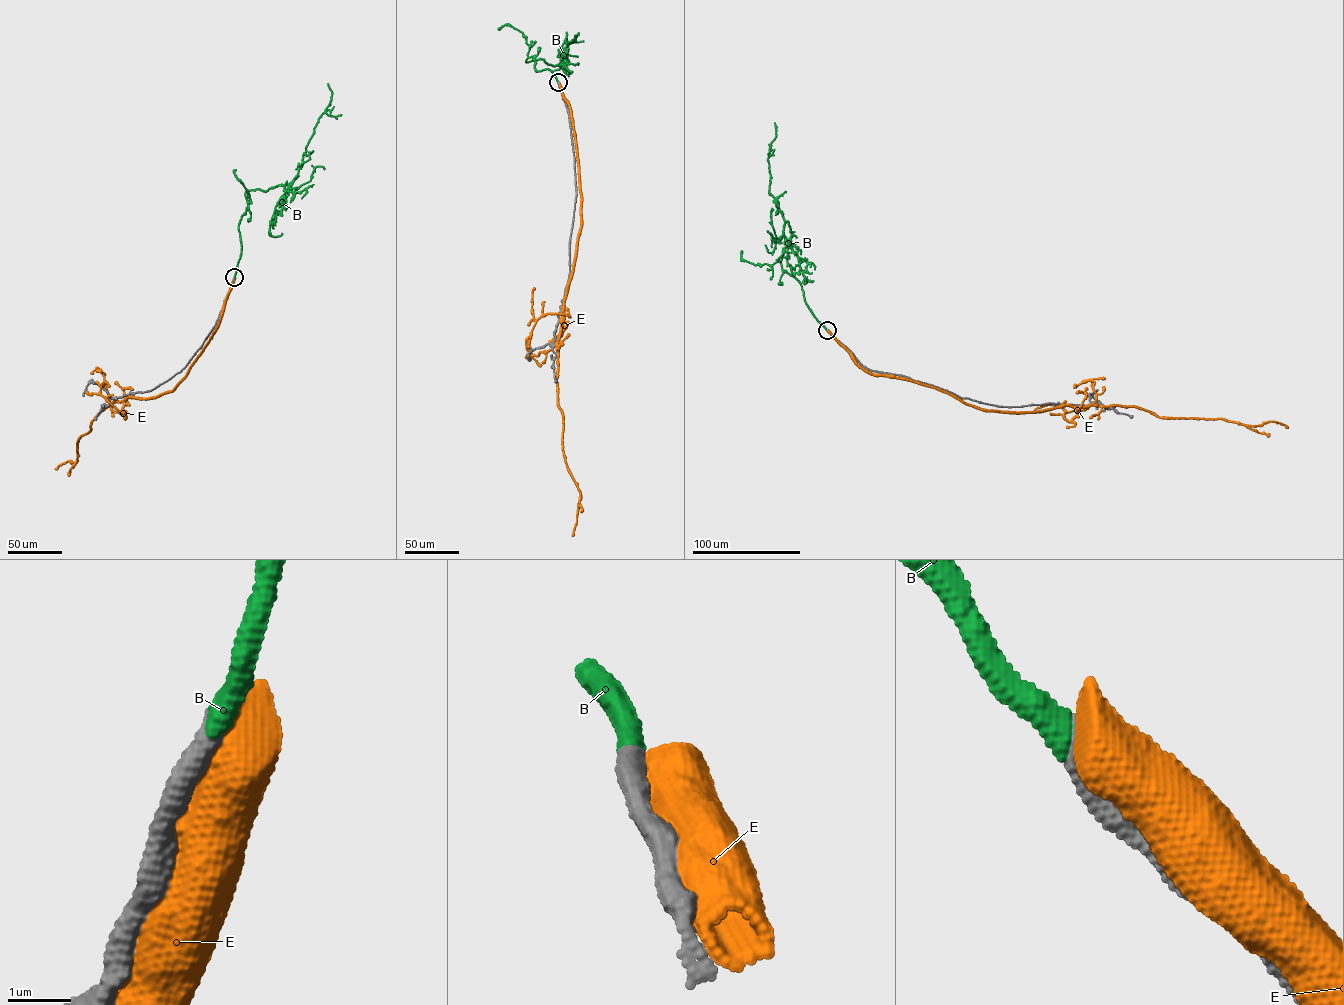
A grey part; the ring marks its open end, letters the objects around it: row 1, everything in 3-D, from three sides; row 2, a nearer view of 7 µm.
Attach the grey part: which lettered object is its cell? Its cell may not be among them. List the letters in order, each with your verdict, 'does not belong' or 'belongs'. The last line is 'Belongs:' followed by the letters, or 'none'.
B: belongs
E: does not belong
Belongs: B

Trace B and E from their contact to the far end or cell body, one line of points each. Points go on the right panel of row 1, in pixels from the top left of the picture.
B: (827, 330), (807, 304), (801, 284), (781, 268), (783, 249), (792, 234), (769, 192), (774, 122)
E: (827, 330), (870, 373), (932, 386), (989, 410), (1034, 412), (1089, 406), (1095, 400), (1094, 382), (1084, 382)

